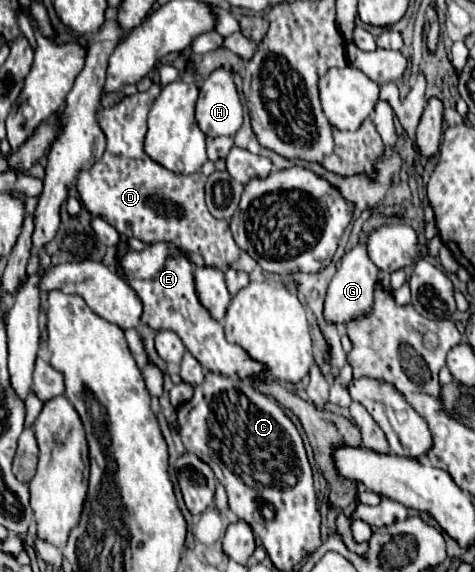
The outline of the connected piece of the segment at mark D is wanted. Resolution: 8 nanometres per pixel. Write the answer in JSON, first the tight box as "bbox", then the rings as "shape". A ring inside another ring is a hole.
{"bbox":[77,85,255,273],"shape":[[[159,85],[145,93],[125,97],[121,105],[111,109],[97,109],[97,123],[105,133],[107,147],[91,169],[77,175],[77,191],[81,205],[95,217],[113,225],[121,235],[135,237],[145,245],[167,241],[173,243],[195,267],[217,267],[219,271],[235,269],[251,273],[255,261],[237,247],[229,231],[229,223],[215,219],[205,201],[205,175],[177,175],[155,163],[143,151],[147,133],[147,113],[159,95]]]}

